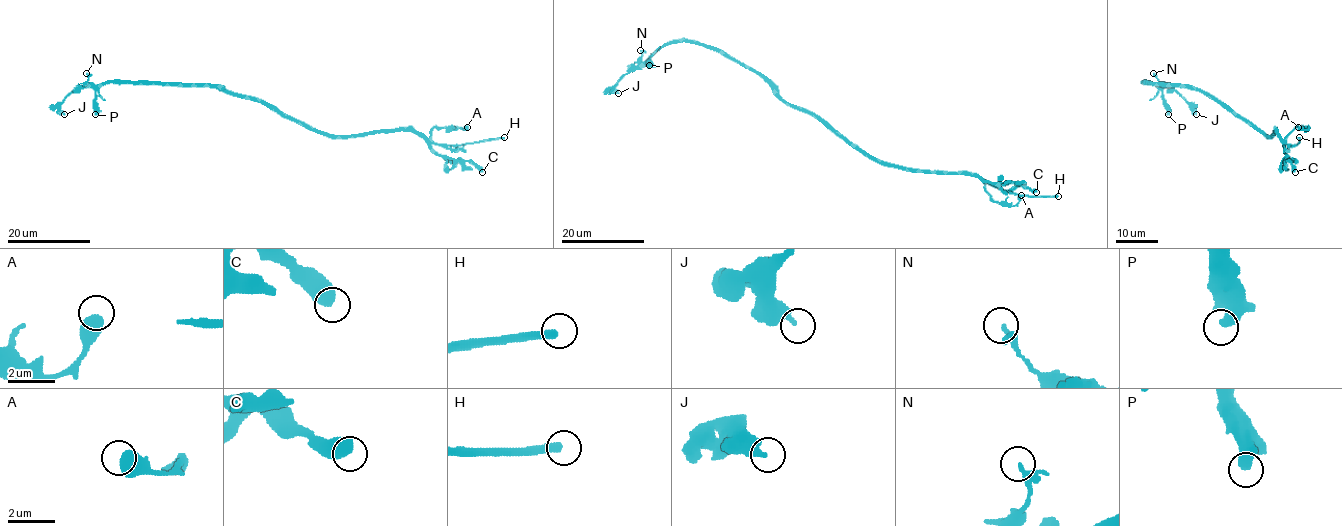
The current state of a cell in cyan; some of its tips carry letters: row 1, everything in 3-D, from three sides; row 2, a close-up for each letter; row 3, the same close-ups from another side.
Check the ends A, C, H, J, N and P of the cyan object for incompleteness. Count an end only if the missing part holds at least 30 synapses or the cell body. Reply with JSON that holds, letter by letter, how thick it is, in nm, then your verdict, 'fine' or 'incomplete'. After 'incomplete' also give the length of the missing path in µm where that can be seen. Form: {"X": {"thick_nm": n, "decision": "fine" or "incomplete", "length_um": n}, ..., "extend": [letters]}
{"A": {"thick_nm": 650, "decision": "fine"}, "C": {"thick_nm": 600, "decision": "fine"}, "H": {"thick_nm": 340, "decision": "incomplete", "length_um": 20}, "J": {"thick_nm": 360, "decision": "fine"}, "N": {"thick_nm": 240, "decision": "fine"}, "P": {"thick_nm": 460, "decision": "fine"}, "extend": ["H"]}

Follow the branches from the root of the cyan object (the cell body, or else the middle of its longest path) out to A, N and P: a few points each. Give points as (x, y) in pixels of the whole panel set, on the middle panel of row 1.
A: (820, 121), (880, 160), (920, 170), (974, 173), (988, 195), (1005, 206), (1014, 206), (1021, 195)
N: (820, 121), (790, 106), (761, 76), (716, 50), (685, 41), (669, 41), (641, 63), (640, 50)
P: (820, 121), (790, 106), (757, 73), (702, 45), (669, 41), (653, 54), (649, 65)

